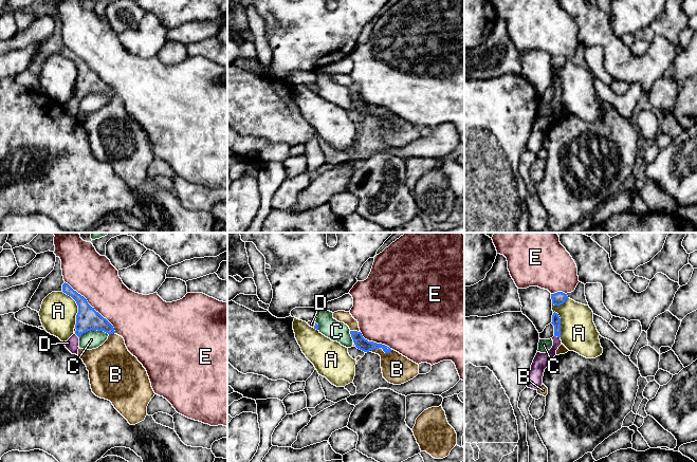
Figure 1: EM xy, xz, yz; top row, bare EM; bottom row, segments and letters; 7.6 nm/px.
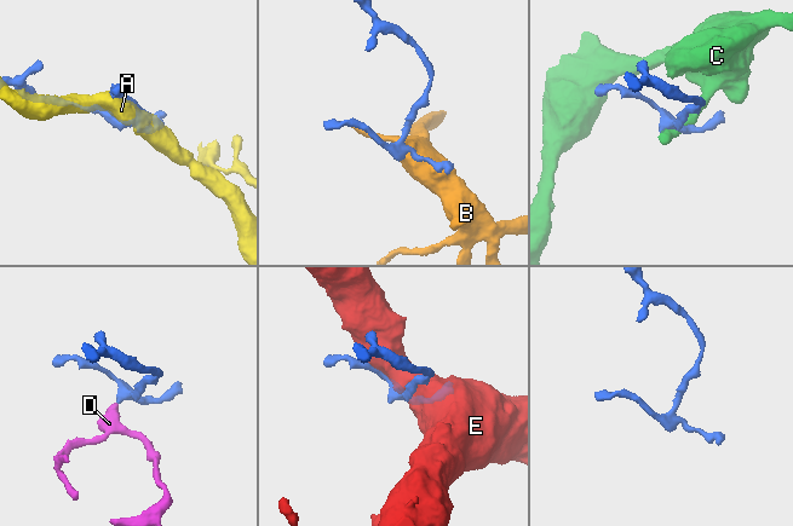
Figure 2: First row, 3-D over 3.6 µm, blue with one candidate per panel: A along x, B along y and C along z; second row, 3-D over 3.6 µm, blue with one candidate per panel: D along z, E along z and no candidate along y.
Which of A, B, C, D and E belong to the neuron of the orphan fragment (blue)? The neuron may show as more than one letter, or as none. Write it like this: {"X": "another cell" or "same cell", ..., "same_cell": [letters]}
{"A": "another cell", "B": "another cell", "C": "another cell", "D": "same cell", "E": "another cell", "same_cell": ["D"]}

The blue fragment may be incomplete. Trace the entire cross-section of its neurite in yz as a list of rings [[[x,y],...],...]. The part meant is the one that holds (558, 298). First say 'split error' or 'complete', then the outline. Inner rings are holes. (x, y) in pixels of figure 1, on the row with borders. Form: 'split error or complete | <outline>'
complete | [[[563,292],[551,294],[552,304],[554,306],[563,304],[567,298],[568,298],[567,294]]]

